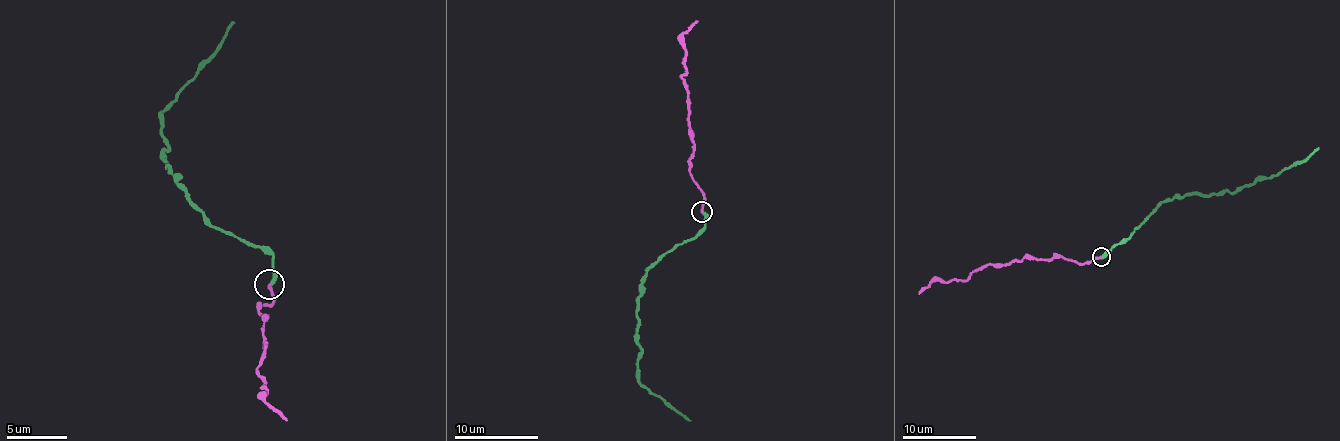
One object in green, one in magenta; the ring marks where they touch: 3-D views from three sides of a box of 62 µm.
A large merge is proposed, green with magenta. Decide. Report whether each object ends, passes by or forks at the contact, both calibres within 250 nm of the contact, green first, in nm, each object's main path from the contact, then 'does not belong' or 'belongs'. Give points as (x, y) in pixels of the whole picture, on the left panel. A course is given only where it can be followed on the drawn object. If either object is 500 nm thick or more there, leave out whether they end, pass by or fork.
green ends there; magenta ends there; 360 nm thick on the green side, 260 nm on the other; green runs (271, 282), (271, 254), (216, 230), (164, 157), (167, 144), (163, 115), (200, 71), (233, 20); magenta runs (268, 285), (272, 304), (256, 305), (268, 320), (259, 367), (266, 401), (286, 420); belongs

